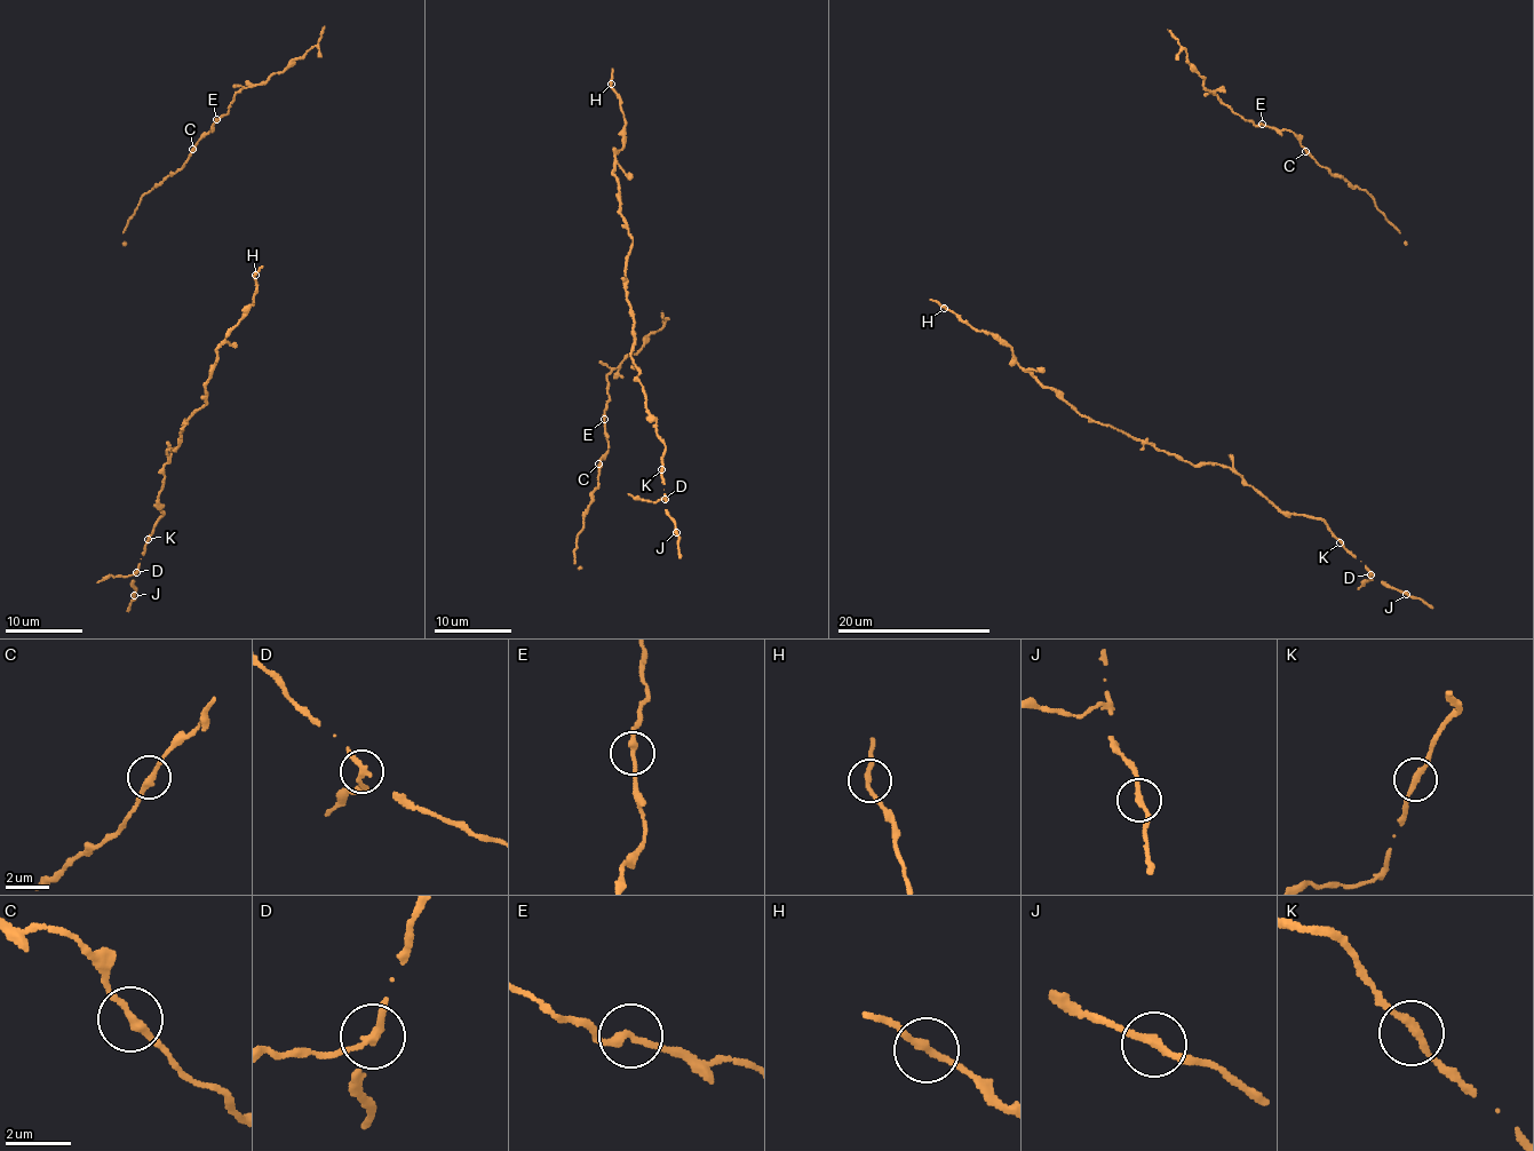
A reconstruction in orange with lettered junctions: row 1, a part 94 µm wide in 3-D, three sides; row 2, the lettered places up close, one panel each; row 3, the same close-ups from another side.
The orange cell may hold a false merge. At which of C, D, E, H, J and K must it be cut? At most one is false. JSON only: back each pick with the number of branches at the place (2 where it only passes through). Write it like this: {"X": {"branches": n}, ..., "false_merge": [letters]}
{"D": {"branches": 2}, "false_merge": ["D"]}

